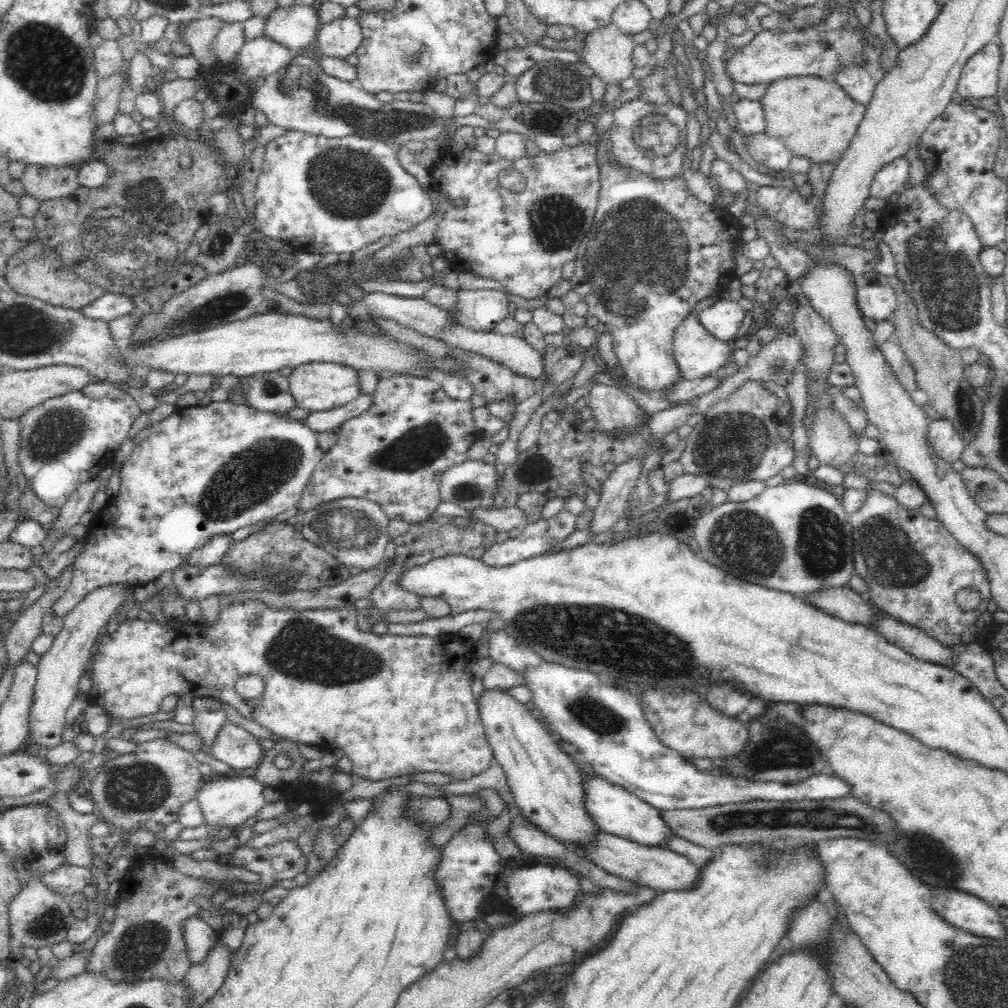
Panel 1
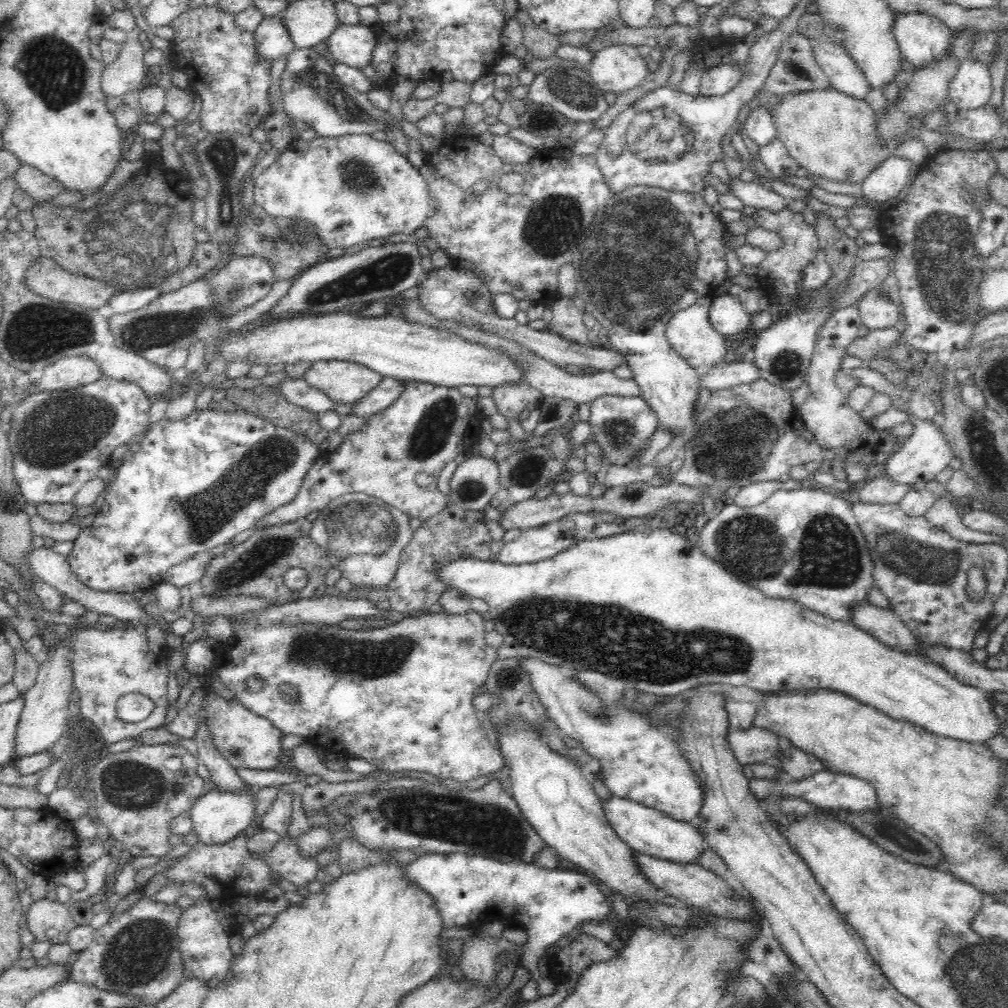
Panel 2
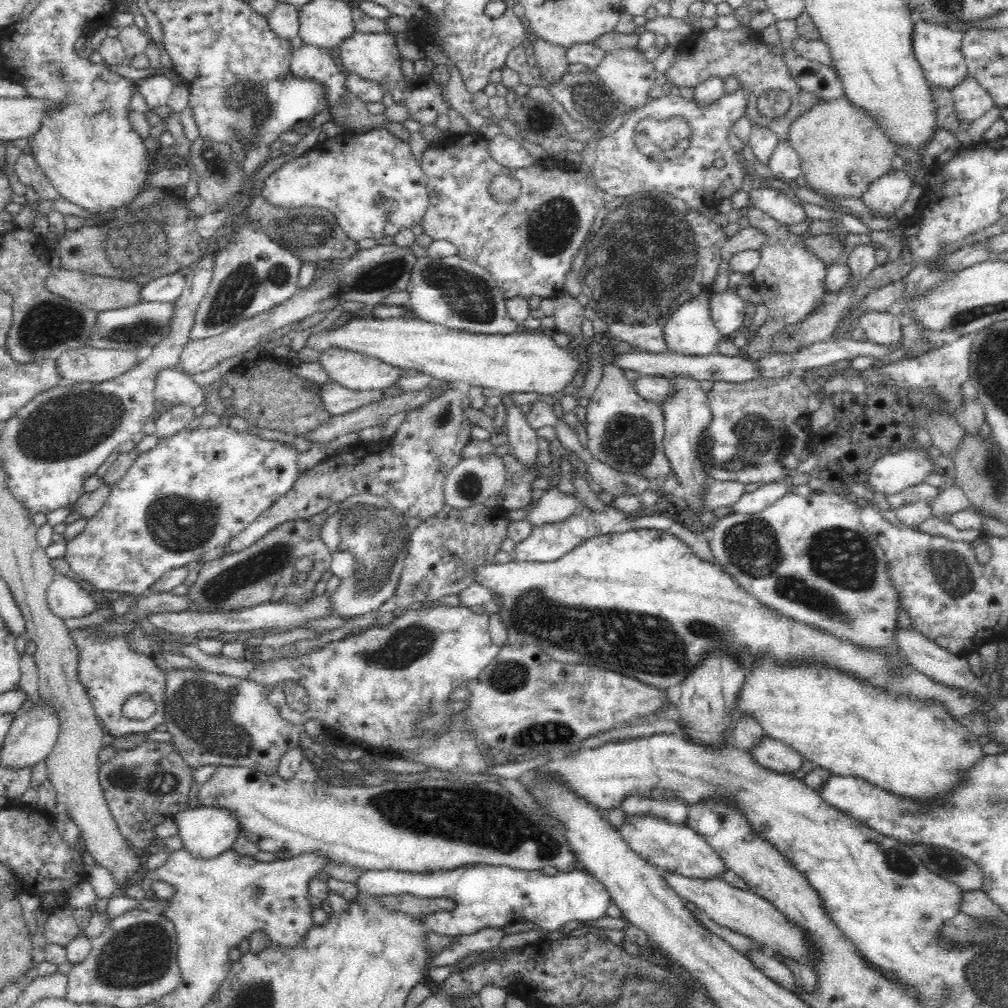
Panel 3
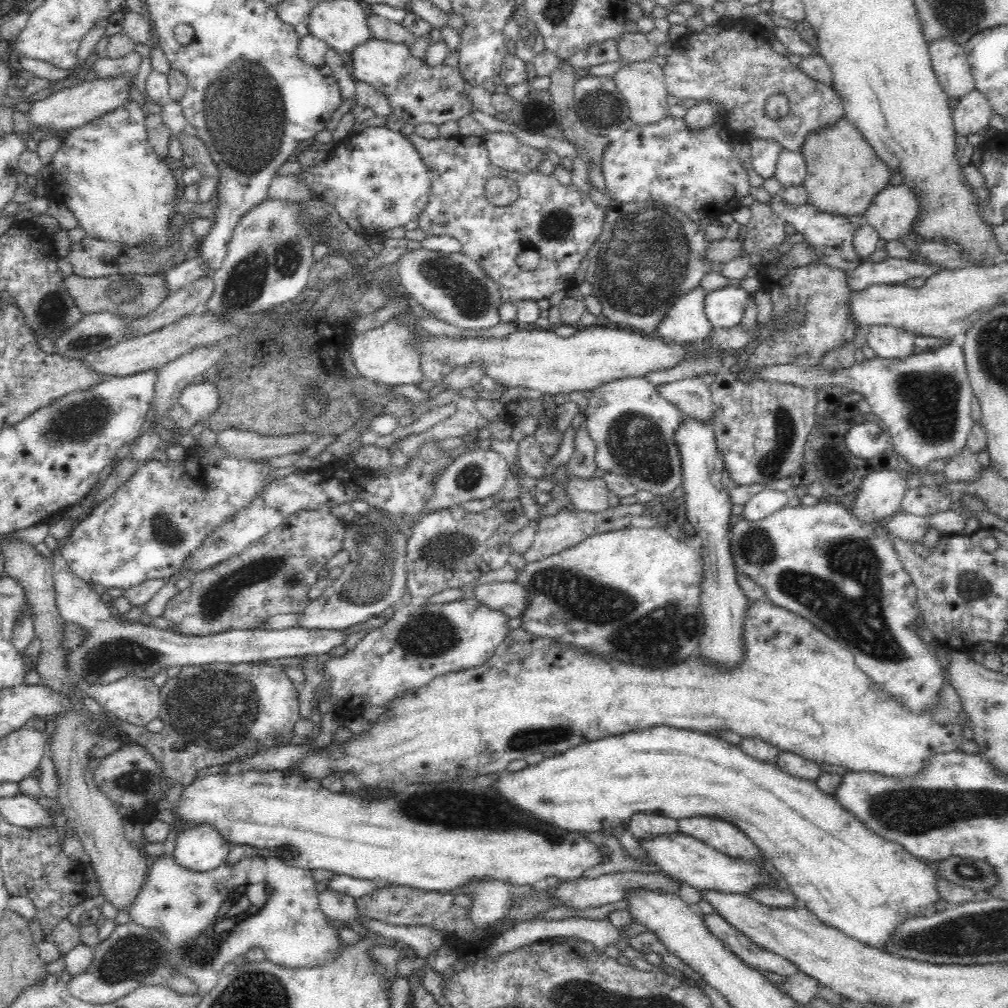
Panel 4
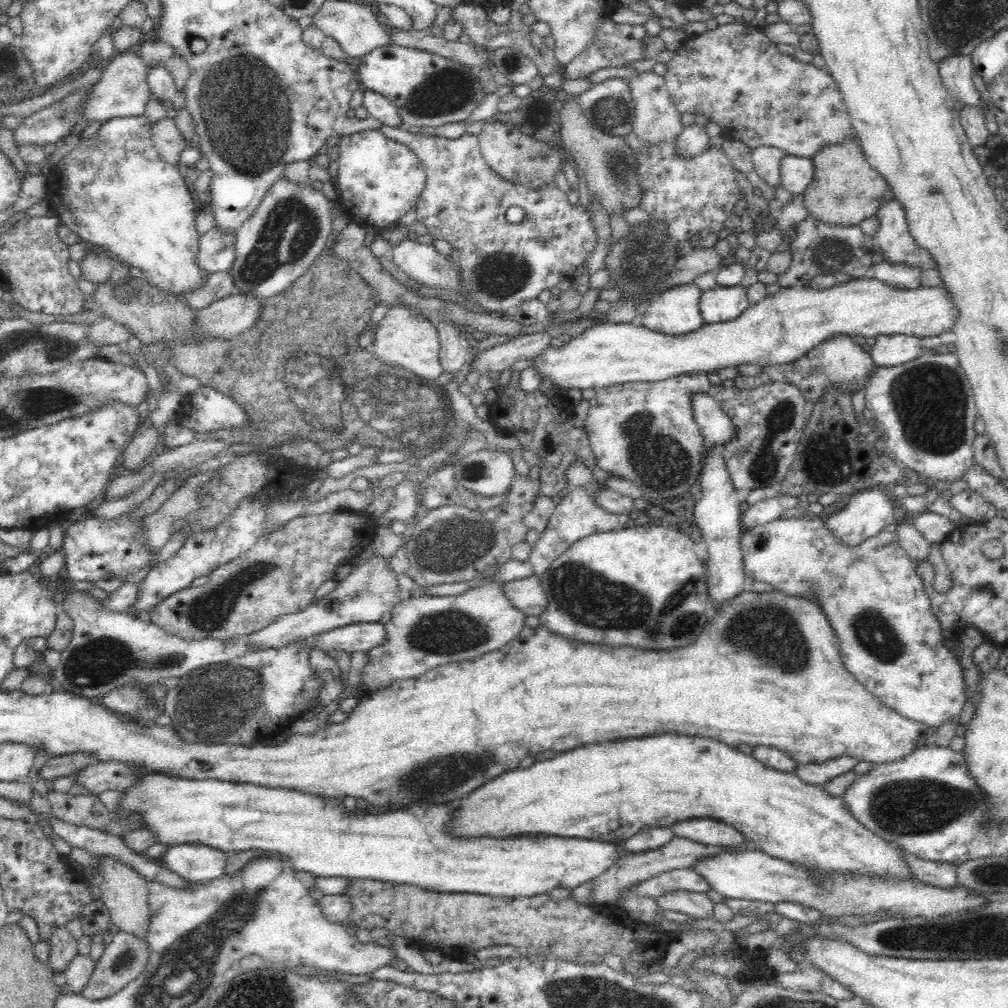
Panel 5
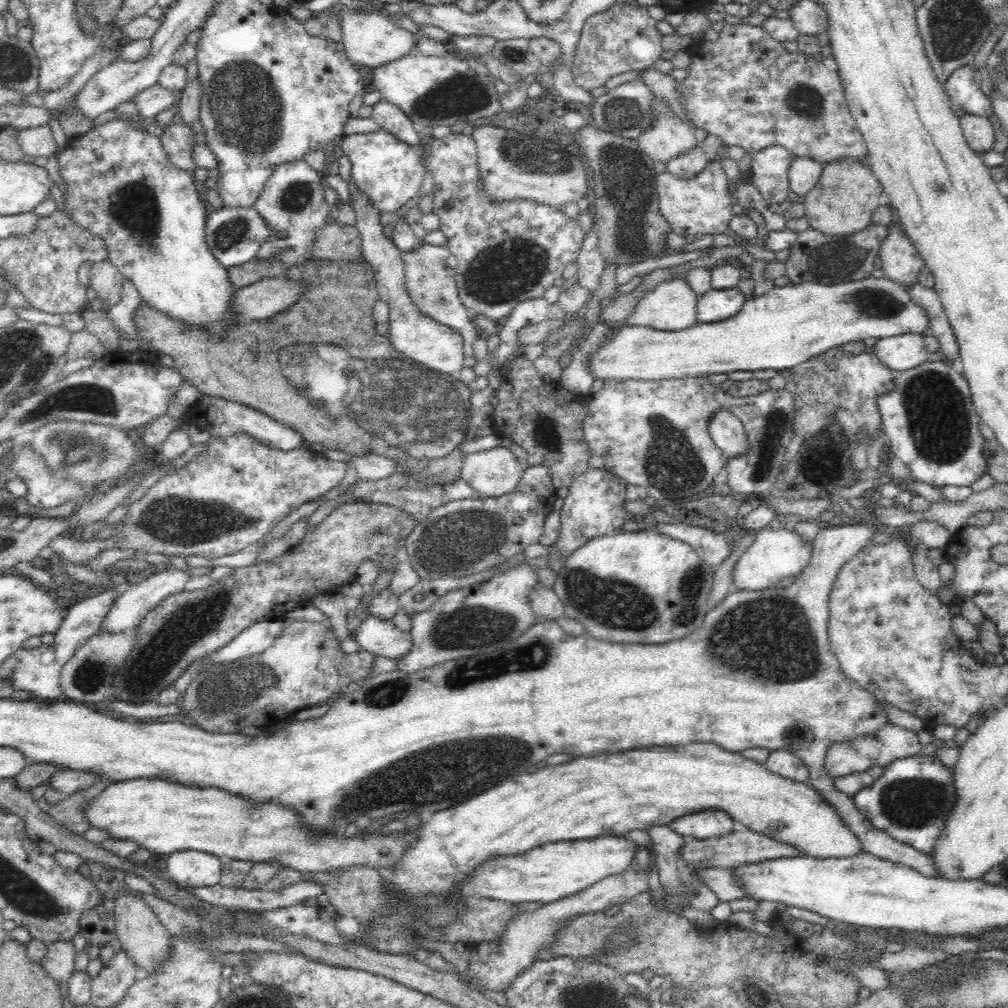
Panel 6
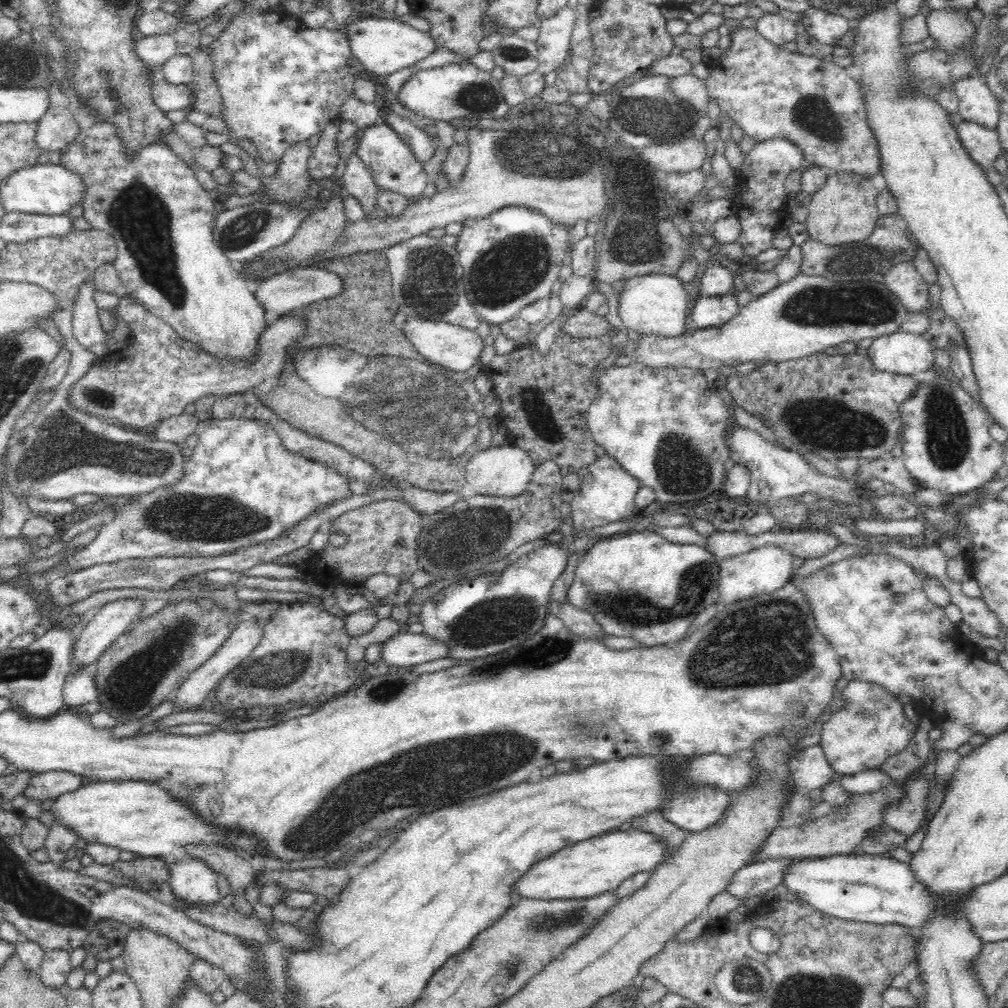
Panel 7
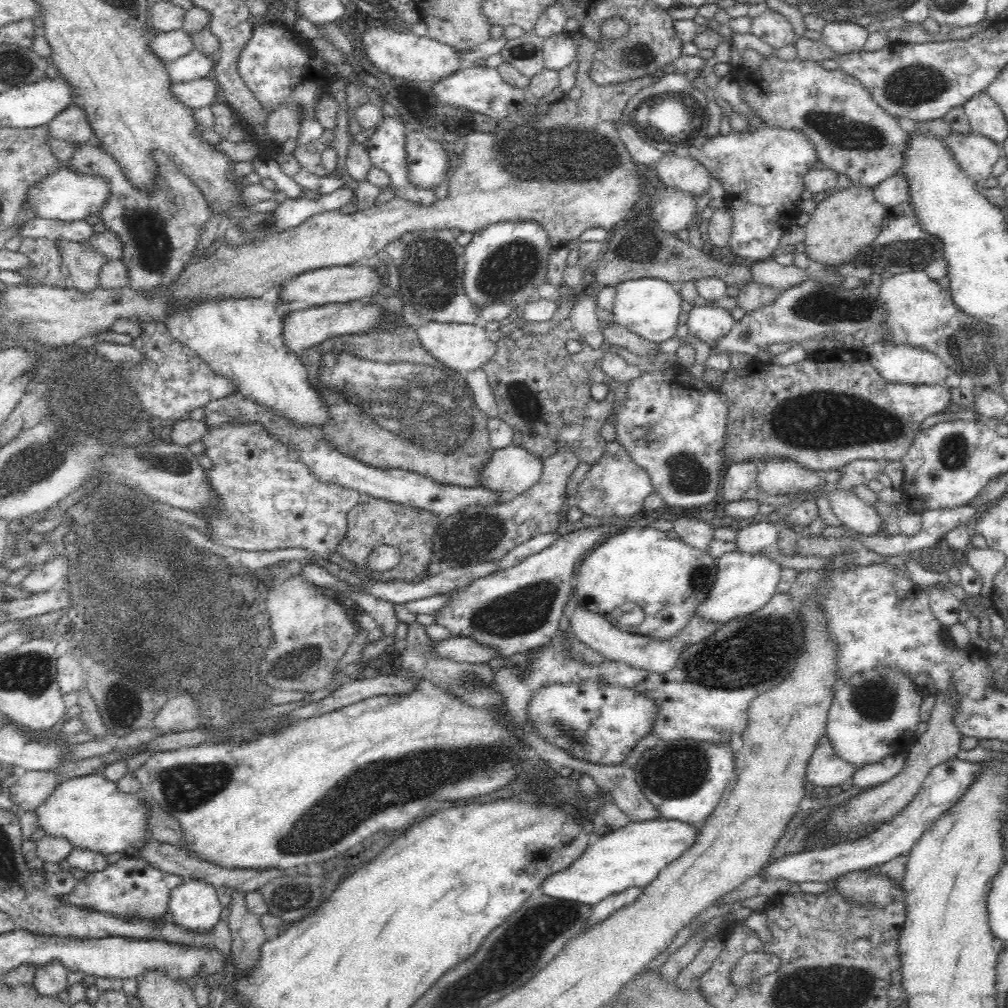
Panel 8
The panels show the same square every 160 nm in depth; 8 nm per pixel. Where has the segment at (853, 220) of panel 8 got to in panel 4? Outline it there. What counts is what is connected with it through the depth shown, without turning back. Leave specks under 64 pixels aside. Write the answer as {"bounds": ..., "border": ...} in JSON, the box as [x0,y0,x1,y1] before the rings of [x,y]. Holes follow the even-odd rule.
{"bounds":[799,115,891,215],"border":[[[844,115],[838,118],[834,124],[826,124],[814,132],[810,132],[799,150],[804,155],[807,166],[807,174],[803,185],[808,191],[807,202],[814,205],[818,210],[826,211],[835,215],[863,214],[870,206],[874,196],[888,184],[891,170],[888,165],[879,159],[866,137],[858,130],[856,124],[852,124]]]}

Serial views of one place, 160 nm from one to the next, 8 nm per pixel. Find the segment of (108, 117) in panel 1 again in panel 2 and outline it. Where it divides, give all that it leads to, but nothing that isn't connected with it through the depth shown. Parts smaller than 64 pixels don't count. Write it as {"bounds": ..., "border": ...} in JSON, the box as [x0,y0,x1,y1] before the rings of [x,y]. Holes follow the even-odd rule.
{"bounds":[100,33,146,100],"border":[[[136,33],[131,34],[121,45],[118,58],[104,67],[100,88],[106,95],[106,100],[142,87],[140,83],[146,67],[143,61],[144,53]]]}

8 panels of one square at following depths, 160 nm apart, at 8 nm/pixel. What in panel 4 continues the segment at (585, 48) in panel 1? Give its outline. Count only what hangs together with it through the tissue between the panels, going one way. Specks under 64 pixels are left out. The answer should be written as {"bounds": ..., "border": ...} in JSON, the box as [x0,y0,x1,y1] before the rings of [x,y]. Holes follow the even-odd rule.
{"bounds":[612,60,672,124],"border":[[[621,60],[620,66],[612,74],[612,81],[622,95],[629,108],[629,116],[635,124],[650,124],[658,122],[668,113],[672,100],[666,90],[663,67],[653,60]]]}

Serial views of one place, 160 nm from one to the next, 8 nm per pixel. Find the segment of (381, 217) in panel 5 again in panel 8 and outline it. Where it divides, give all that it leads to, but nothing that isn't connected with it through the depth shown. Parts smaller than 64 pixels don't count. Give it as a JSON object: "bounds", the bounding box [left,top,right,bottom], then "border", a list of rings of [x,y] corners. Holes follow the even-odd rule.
{"bounds":[364,116,436,206],"border":[[[385,116],[382,122],[367,134],[367,140],[364,144],[366,151],[368,151],[368,158],[370,159],[372,167],[376,167],[388,174],[391,180],[392,190],[396,197],[411,200],[416,204],[430,206],[430,204],[436,200],[434,190],[430,188],[420,188],[409,179],[405,147],[406,134],[407,130],[404,129],[401,121]]]}

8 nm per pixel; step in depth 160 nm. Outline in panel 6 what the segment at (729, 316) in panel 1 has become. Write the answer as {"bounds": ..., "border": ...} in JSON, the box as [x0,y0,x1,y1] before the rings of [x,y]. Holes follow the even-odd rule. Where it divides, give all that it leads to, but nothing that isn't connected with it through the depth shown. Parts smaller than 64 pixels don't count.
{"bounds":[696,287,747,323],"border":[[[738,287],[710,290],[698,298],[696,305],[698,323],[720,322],[730,318],[747,300]]]}

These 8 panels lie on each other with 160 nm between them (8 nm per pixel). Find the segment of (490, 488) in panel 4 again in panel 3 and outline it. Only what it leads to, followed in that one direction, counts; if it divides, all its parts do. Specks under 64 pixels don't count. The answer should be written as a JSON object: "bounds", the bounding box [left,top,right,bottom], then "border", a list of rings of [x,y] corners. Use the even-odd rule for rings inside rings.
{"bounds":[444,455,506,509],"border":[[[484,455],[481,457],[462,458],[461,461],[446,475],[444,496],[446,505],[456,509],[485,505],[485,502],[501,491],[506,482],[506,467],[502,457]]]}

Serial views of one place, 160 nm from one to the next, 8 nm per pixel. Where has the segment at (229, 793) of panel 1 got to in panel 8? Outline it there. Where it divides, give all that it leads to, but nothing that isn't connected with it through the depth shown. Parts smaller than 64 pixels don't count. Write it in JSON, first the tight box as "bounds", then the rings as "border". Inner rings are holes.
{"bounds":[168,878,221,932],"border":[[[188,878],[178,883],[169,894],[168,908],[173,921],[192,932],[213,932],[214,924],[220,920],[221,902],[215,886],[199,878]]]}

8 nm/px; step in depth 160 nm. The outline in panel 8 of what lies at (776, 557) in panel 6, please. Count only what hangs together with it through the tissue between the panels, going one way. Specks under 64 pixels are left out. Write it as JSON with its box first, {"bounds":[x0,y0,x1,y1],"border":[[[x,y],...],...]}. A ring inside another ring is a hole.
{"bounds":[695,550,784,624],"border":[[[738,550],[727,552],[718,557],[716,561],[716,580],[706,600],[700,603],[695,615],[719,624],[738,618],[738,616],[746,616],[762,608],[762,605],[776,594],[778,582],[783,580],[784,569],[768,556],[748,554]]]}

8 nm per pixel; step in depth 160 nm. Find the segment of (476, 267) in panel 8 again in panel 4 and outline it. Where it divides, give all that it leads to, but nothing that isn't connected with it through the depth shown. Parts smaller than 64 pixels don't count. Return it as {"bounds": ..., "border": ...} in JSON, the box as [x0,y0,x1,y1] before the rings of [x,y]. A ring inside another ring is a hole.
{"bounds":[408,133,605,304],"border":[[[416,133],[412,134],[408,137],[410,142],[416,147],[416,150],[420,153],[422,157],[422,161],[428,167],[429,179],[431,180],[431,191],[428,202],[420,215],[418,220],[418,227],[420,230],[428,235],[434,236],[452,236],[454,239],[459,241],[461,245],[461,253],[465,256],[468,256],[471,260],[478,262],[478,265],[488,274],[488,276],[492,276],[493,279],[497,282],[500,288],[500,295],[502,296],[503,303],[513,303],[516,304],[519,301],[538,301],[541,299],[549,299],[555,292],[566,290],[569,287],[572,287],[575,284],[574,272],[579,267],[579,264],[585,260],[586,252],[589,252],[589,249],[594,245],[596,238],[598,238],[599,233],[602,232],[603,228],[603,219],[605,214],[605,209],[599,207],[596,203],[594,203],[588,194],[582,192],[580,189],[576,187],[576,185],[565,184],[562,185],[556,176],[552,173],[550,175],[545,175],[536,169],[534,171],[520,173],[508,169],[503,169],[501,166],[494,166],[492,161],[490,160],[489,154],[487,153],[487,148],[485,145],[485,139],[479,136],[463,136],[463,135],[455,135],[454,137],[442,138],[438,137],[435,139],[425,139],[421,136],[418,136]],[[494,176],[504,176],[506,178],[514,179],[519,186],[519,197],[515,200],[514,203],[509,204],[508,206],[494,206],[491,202],[488,202],[488,199],[485,197],[484,186],[486,182],[488,182],[489,178]],[[523,251],[536,251],[540,254],[540,264],[534,268],[534,270],[528,270],[523,272],[516,264],[516,258]]]}

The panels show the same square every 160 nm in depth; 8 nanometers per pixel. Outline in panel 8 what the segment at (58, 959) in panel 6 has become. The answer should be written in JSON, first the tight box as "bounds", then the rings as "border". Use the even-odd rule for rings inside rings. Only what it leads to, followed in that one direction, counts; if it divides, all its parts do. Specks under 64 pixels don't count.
{"bounds":[33,960,68,996],"border":[[[50,960],[46,964],[38,965],[33,980],[36,992],[40,995],[57,996],[60,992],[68,990],[68,971],[59,960]]]}

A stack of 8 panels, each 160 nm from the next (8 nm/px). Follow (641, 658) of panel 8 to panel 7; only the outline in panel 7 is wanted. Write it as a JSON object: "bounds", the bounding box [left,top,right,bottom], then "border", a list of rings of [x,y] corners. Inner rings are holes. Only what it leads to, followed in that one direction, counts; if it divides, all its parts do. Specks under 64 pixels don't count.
{"bounds":[546,598,604,638],"border":[[[550,598],[546,602],[546,614],[558,617],[567,629],[583,638],[600,638],[604,636],[602,626],[594,621],[592,614],[582,611],[570,603]]]}

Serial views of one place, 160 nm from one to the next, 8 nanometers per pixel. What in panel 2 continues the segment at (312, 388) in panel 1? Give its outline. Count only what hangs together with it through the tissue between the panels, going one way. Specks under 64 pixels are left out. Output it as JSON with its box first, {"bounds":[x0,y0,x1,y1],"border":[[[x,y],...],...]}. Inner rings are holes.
{"bounds":[302,360,380,404],"border":[[[322,360],[312,363],[302,376],[304,381],[324,394],[334,403],[348,404],[360,400],[370,392],[380,377],[360,364],[342,360]]]}

